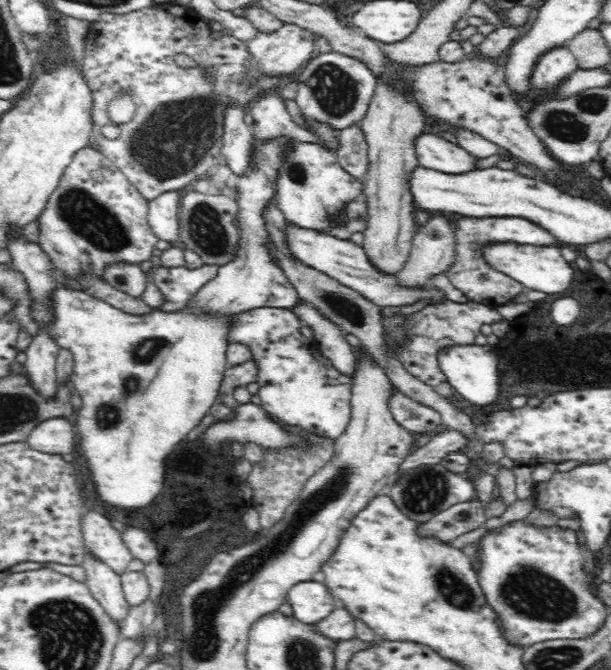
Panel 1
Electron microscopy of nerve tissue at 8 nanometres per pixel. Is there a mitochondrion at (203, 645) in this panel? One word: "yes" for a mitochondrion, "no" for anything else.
yes

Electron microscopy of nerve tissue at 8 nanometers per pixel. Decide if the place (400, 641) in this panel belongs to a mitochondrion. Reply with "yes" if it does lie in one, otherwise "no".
no

